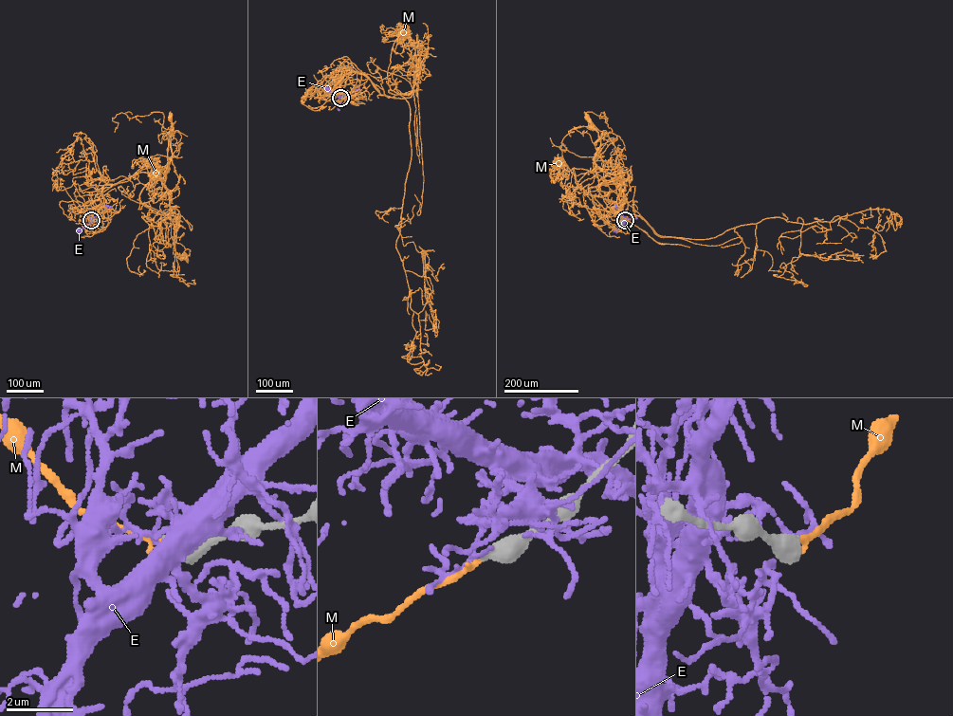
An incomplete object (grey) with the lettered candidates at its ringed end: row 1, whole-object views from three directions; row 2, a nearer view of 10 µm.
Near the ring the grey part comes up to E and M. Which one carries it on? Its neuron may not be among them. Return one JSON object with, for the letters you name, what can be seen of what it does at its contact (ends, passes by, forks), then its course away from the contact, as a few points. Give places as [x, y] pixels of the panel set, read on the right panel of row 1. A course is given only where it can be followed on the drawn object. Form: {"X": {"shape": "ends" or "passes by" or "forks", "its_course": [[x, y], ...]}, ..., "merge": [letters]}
{"M": {"shape": "ends", "its_course": [[625, 220], [598, 190], [625, 173], [606, 174], [595, 163], [600, 138], [586, 118]]}, "merge": ["M"]}

